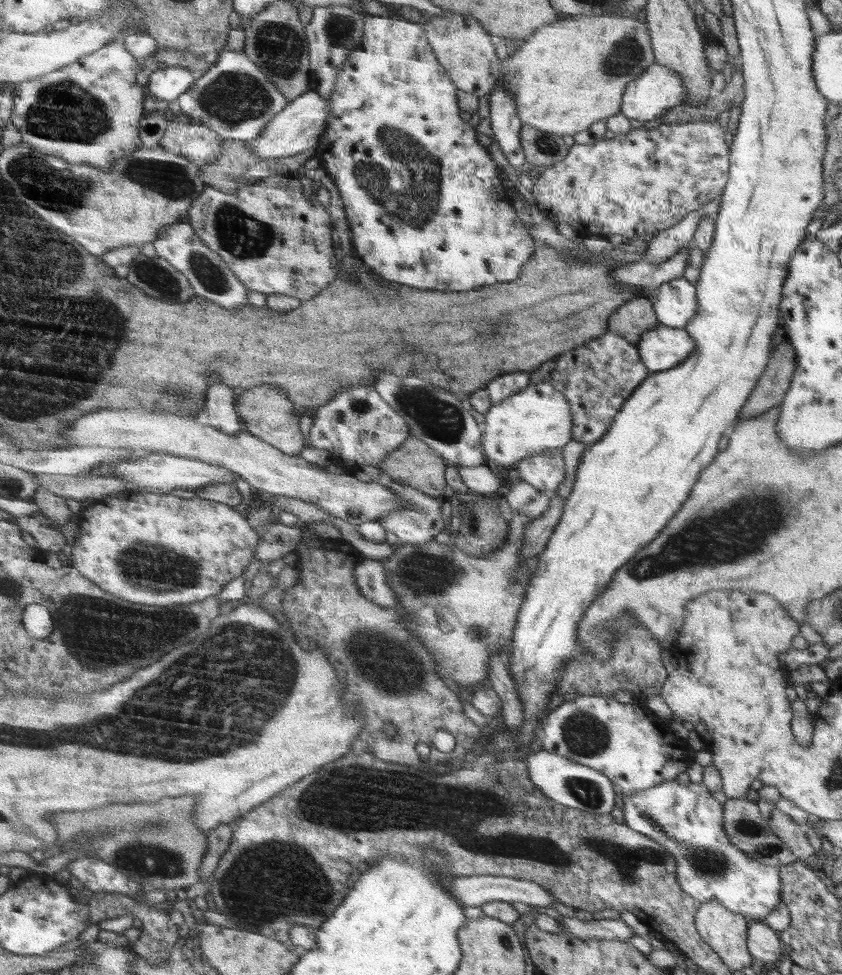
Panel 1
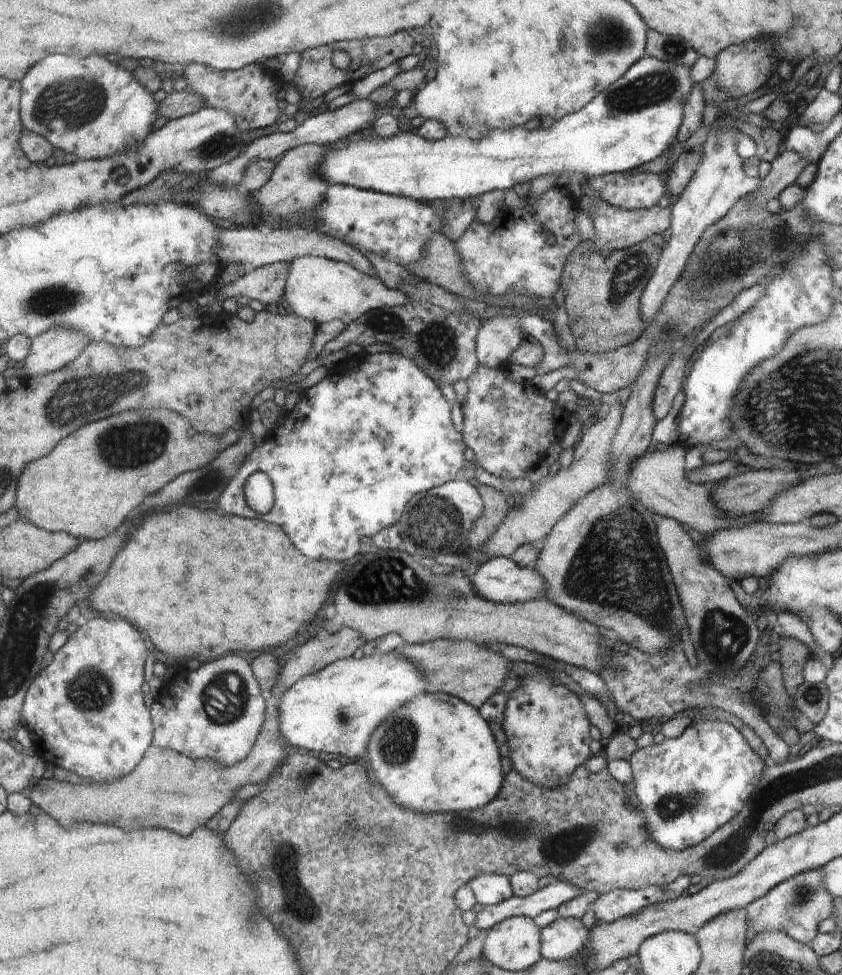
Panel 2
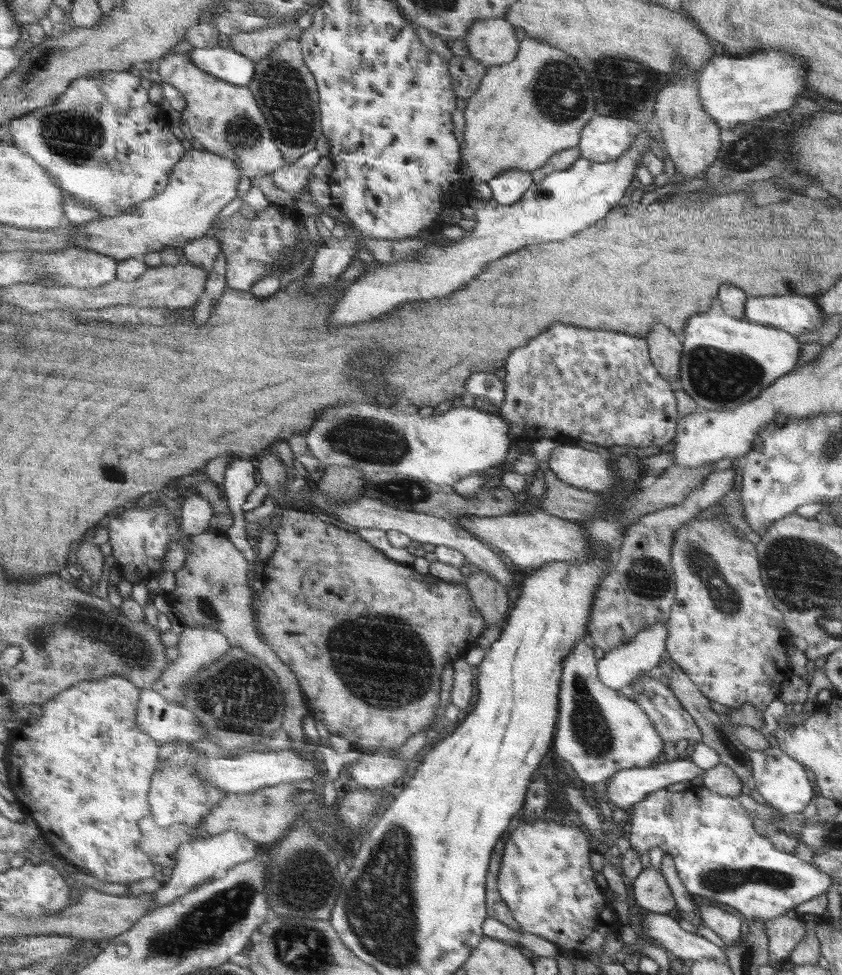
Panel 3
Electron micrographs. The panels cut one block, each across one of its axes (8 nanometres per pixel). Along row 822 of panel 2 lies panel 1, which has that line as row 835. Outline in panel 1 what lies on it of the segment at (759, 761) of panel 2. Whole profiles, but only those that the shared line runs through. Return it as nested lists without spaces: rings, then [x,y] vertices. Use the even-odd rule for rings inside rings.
[[[669,780],[623,797],[624,822],[651,837],[674,857],[677,880],[684,892],[701,903],[719,900],[732,912],[764,922],[774,907],[782,903],[782,874],[778,867],[752,860],[728,840],[727,832],[722,830],[722,806],[711,793],[703,782],[680,785]]]

